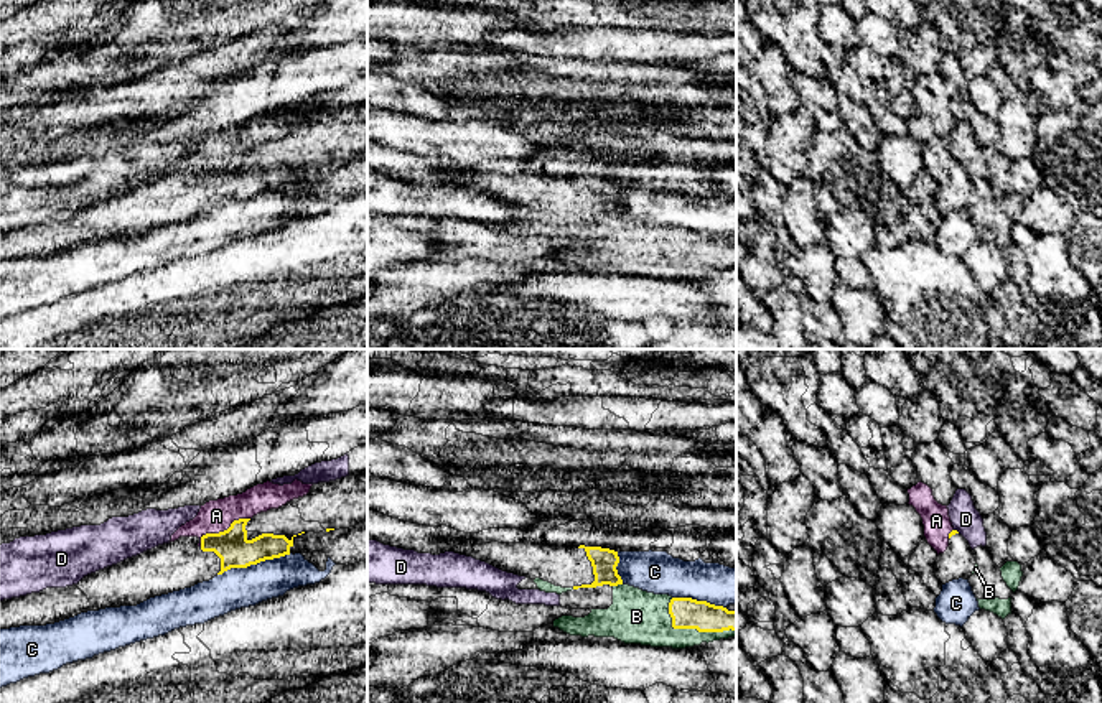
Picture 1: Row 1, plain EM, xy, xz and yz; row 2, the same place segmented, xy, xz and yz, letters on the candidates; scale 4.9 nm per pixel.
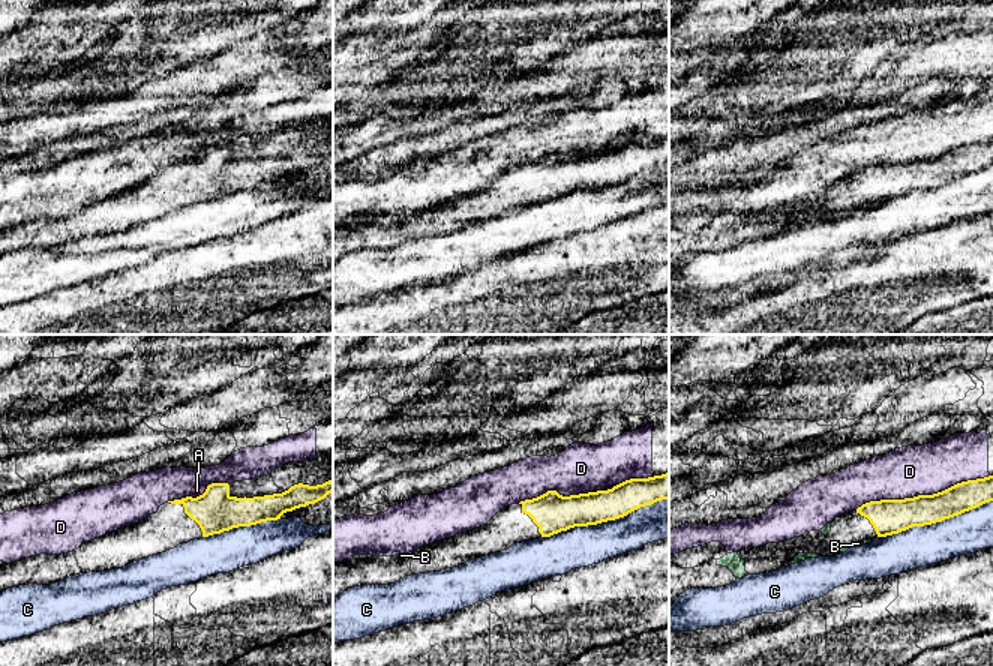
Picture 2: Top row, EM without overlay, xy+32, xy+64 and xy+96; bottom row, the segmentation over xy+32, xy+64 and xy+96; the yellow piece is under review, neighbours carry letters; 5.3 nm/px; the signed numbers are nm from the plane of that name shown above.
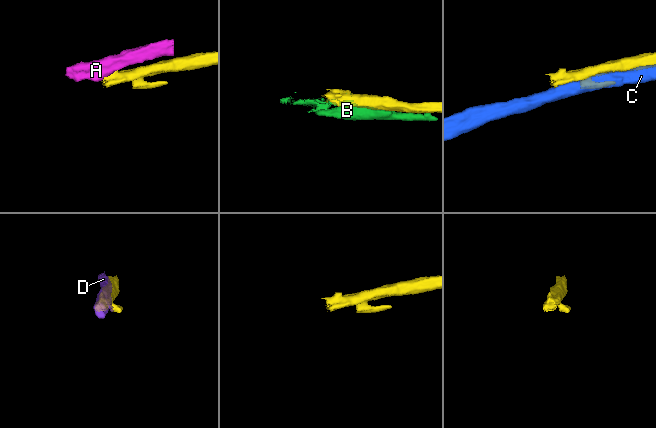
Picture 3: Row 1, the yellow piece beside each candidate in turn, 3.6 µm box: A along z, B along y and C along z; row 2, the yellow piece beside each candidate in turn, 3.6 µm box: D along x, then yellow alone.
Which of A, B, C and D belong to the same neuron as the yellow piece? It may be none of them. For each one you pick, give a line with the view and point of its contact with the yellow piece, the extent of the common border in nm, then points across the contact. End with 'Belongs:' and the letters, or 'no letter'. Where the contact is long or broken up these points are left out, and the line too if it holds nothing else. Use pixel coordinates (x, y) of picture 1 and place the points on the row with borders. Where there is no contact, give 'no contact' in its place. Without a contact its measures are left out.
Belongs: no letter

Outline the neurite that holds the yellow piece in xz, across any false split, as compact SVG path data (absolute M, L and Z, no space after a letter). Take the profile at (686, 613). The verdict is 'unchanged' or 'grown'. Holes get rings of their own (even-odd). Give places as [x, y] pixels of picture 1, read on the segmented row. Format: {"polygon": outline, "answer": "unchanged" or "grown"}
{"polygon": "M672 598L669 614L674 629L697 629L698 632L736 631L736 611L692 598Z", "answer": "unchanged"}

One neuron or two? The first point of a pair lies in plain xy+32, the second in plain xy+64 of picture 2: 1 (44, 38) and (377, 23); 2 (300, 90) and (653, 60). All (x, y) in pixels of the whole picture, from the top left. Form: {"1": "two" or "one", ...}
{"1": "two", "2": "two"}

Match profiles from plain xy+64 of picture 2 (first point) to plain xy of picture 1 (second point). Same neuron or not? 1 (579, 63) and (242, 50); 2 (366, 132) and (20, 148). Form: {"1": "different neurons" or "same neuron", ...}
{"1": "same neuron", "2": "different neurons"}

